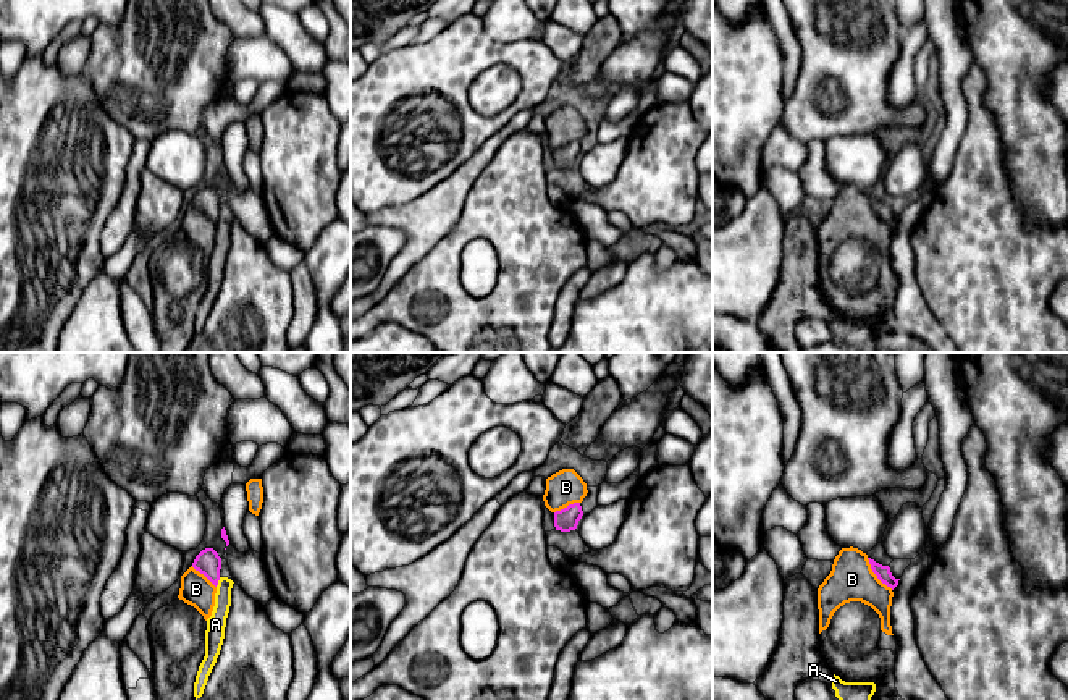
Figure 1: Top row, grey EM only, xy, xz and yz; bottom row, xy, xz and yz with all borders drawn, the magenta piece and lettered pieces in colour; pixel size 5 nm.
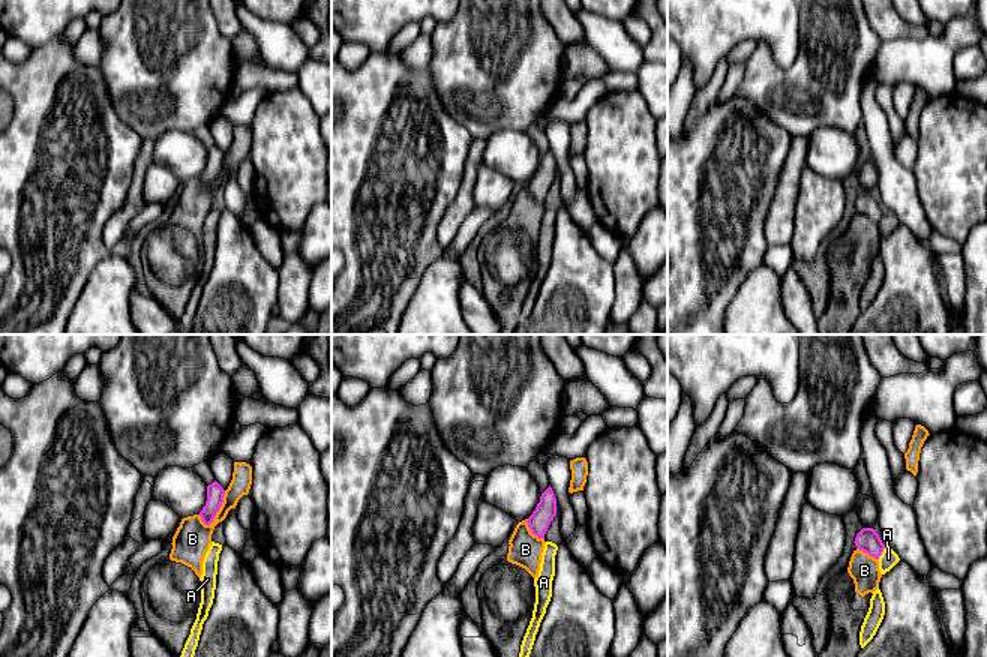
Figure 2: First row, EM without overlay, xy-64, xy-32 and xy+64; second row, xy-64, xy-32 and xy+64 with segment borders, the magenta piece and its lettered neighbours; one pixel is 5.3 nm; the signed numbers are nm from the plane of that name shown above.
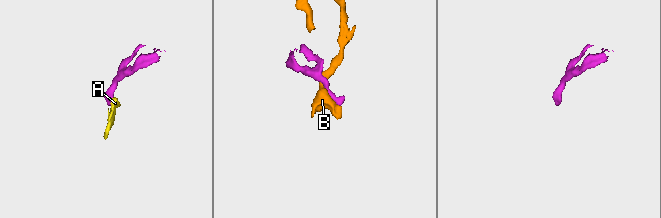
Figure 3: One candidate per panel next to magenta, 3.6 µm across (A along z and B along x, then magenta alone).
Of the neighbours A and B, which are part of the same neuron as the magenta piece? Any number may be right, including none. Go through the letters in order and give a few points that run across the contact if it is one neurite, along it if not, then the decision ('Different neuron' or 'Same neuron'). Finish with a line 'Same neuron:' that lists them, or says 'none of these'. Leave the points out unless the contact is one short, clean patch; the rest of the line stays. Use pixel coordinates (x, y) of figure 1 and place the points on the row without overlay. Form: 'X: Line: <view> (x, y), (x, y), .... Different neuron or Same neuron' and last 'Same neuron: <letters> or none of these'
A: Line: xy (220, 215), (215, 223). Different neuron
B: Different neuron
Same neuron: none of these

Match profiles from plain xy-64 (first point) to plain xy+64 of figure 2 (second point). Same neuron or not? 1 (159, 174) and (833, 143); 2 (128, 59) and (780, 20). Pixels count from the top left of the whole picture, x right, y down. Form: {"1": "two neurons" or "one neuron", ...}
{"1": "two neurons", "2": "two neurons"}

